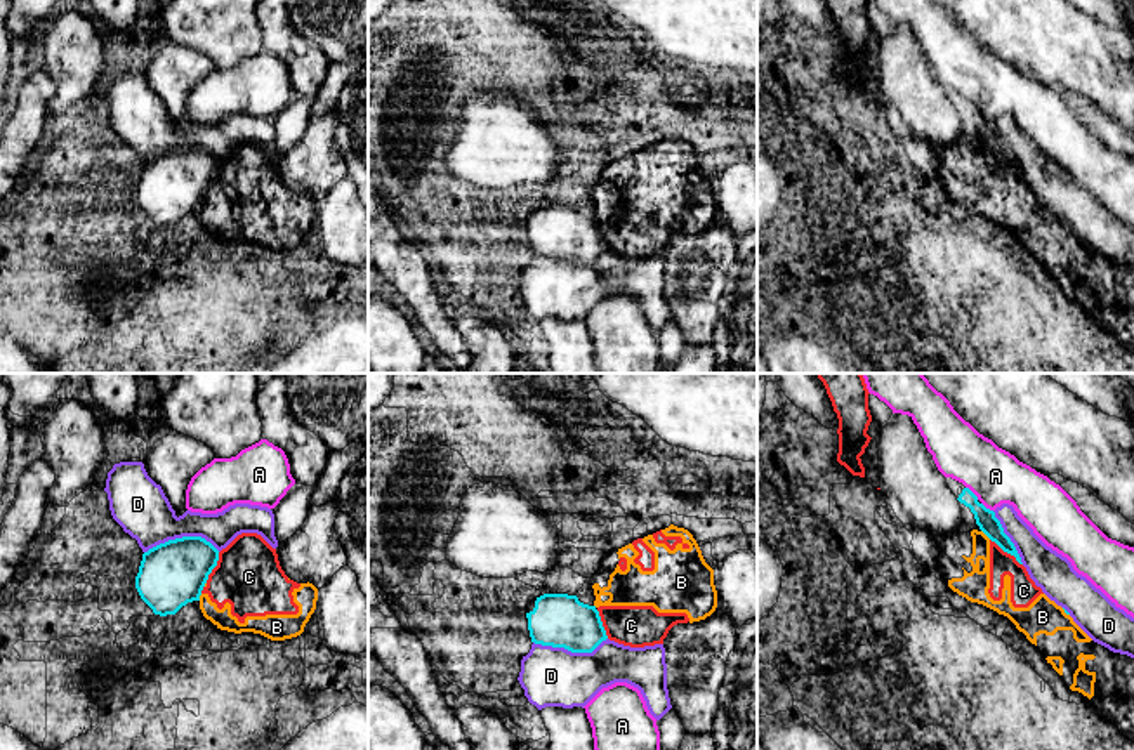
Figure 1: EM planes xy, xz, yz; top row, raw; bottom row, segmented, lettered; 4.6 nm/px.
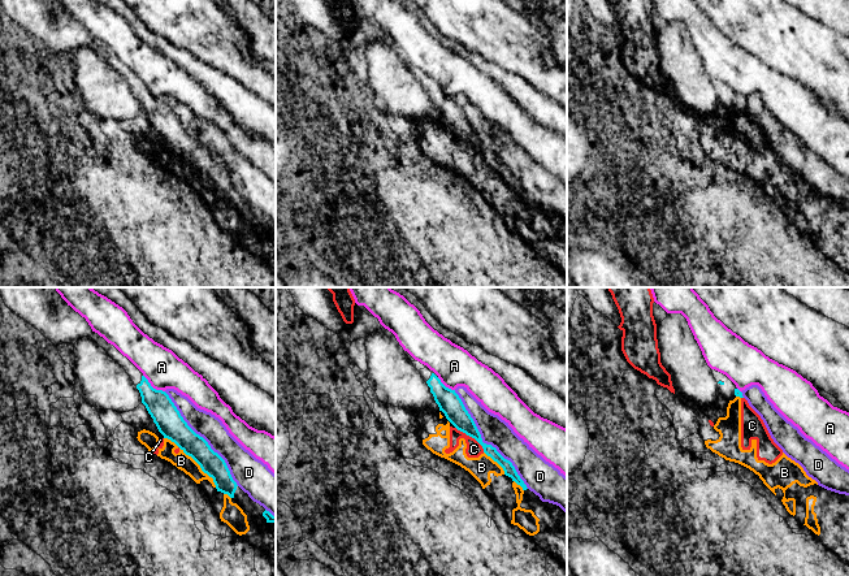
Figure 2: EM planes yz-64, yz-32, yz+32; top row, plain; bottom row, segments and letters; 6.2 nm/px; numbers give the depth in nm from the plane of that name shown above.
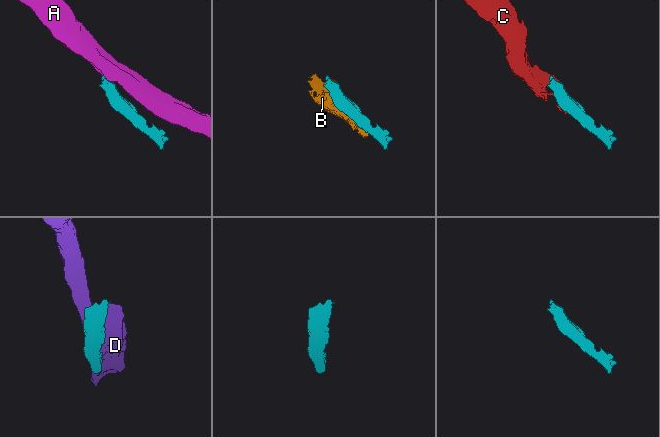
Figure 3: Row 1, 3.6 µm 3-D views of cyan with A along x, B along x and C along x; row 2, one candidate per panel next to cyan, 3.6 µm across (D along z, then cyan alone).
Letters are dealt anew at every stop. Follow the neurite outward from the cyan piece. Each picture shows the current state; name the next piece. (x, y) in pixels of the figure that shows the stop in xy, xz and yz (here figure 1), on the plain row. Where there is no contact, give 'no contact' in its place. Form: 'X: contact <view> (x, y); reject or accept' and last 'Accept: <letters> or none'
A: contact yz (973, 105); reject
B: contact yz (987, 146); reject
C: contact yz (1006, 162); reject
D: contact xy (183, 148); reject
Accept: none

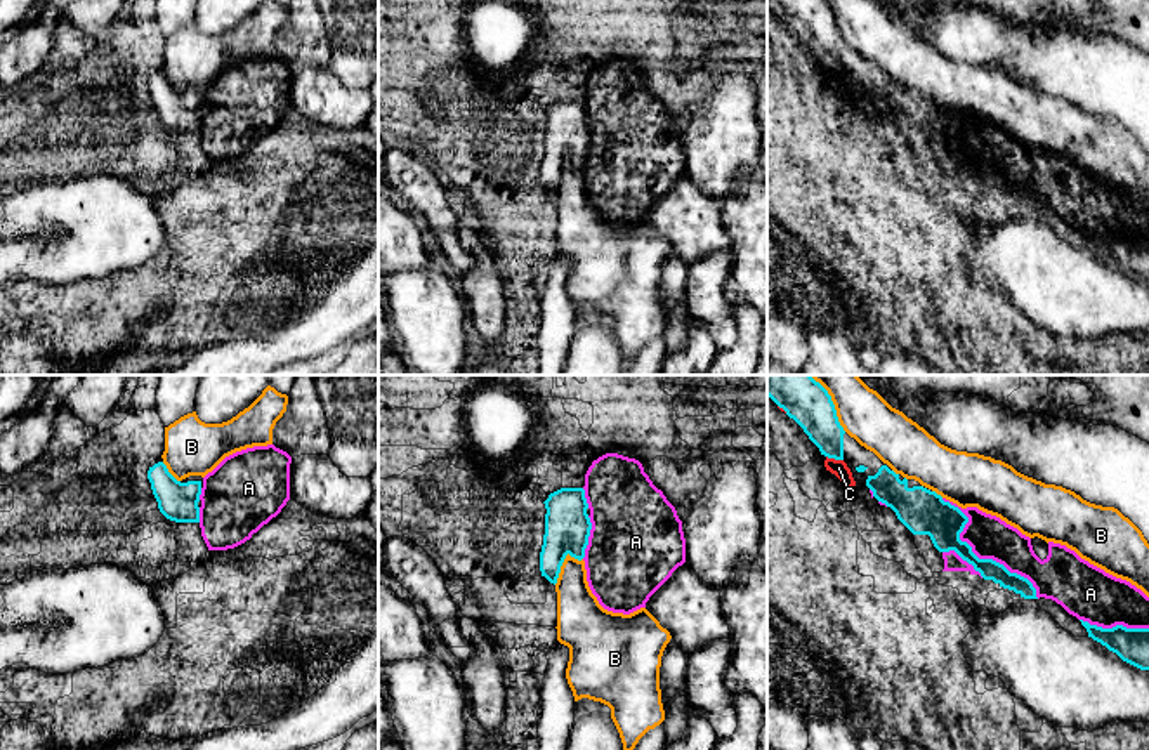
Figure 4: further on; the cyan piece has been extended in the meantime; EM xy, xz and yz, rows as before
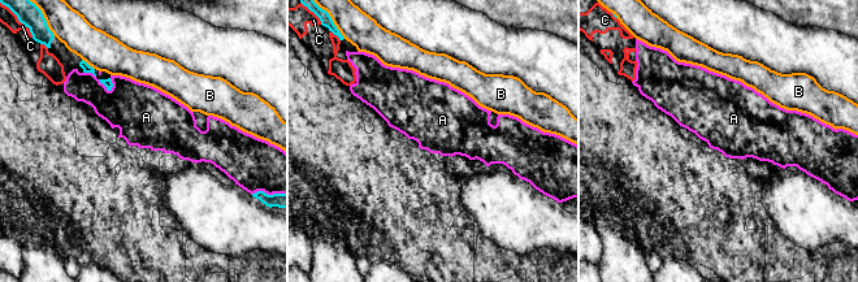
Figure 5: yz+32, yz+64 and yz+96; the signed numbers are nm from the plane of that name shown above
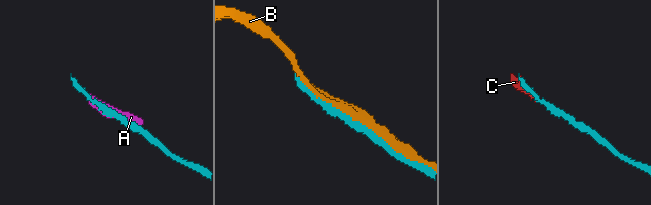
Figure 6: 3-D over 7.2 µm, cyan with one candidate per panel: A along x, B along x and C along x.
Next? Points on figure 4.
A: contact yz (978, 169); reject
B: contact xz (563, 172); reject
C: contact yz (835, 70); reject
Accept: none

